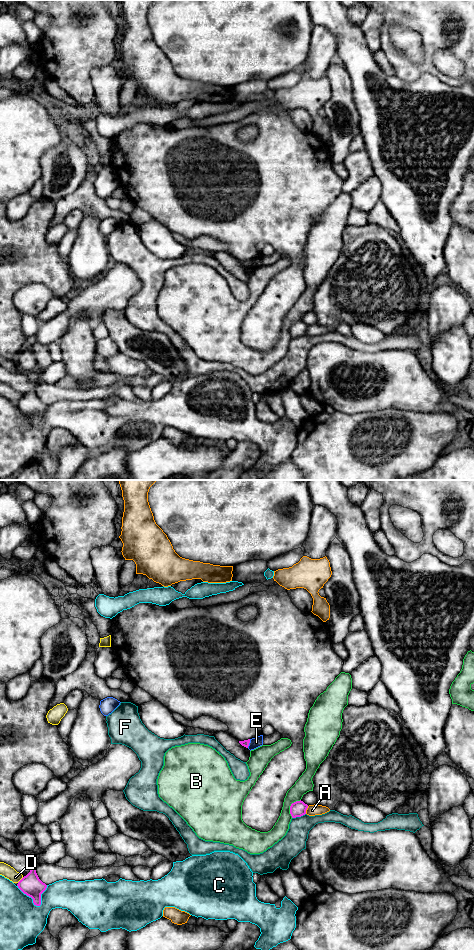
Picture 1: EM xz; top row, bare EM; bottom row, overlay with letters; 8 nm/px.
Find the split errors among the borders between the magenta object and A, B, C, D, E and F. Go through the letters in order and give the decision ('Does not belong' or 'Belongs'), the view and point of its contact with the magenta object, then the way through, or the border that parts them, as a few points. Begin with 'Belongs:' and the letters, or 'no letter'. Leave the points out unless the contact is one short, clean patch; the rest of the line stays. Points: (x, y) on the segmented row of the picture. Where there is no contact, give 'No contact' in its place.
Belongs: no letter
A: Does not belong. Touches magenta at xz (306, 809)
B: Does not belong. Touches magenta at xz (290, 806)
C: Does not belong. Touches magenta at xz (30, 896)
D: Does not belong. Touches magenta at xz (21, 879)
E: Does not belong. Touches magenta at xz (249, 742). Boundary: xz (250, 739), (247, 747)
F: Does not belong. Touches magenta at xz (298, 816)

